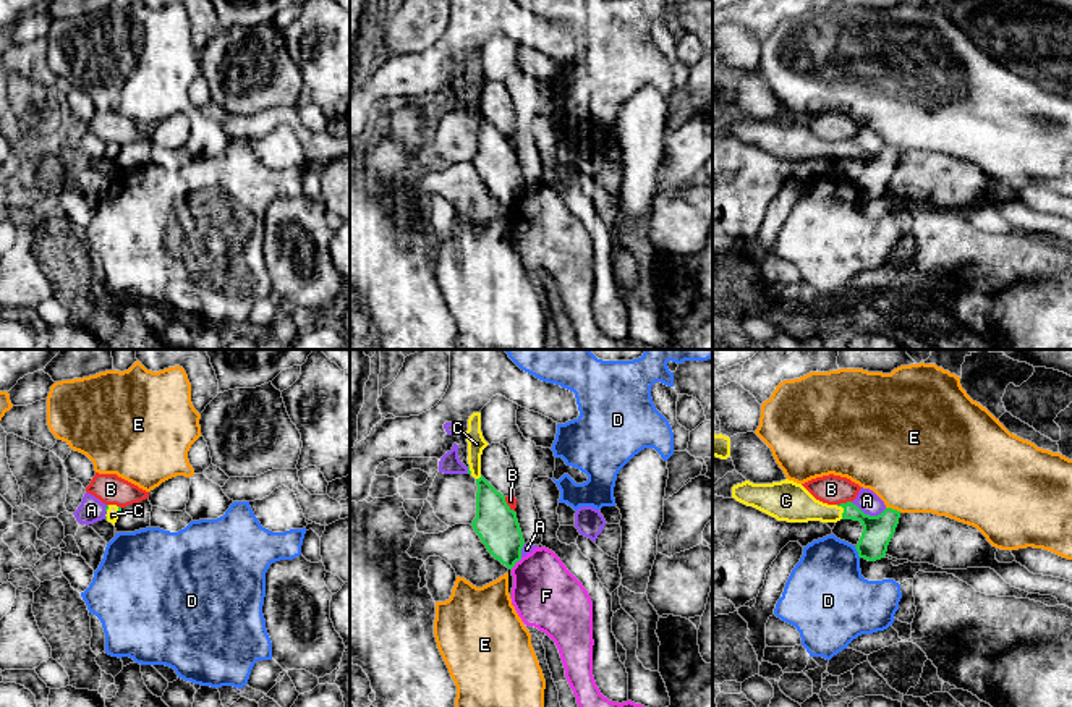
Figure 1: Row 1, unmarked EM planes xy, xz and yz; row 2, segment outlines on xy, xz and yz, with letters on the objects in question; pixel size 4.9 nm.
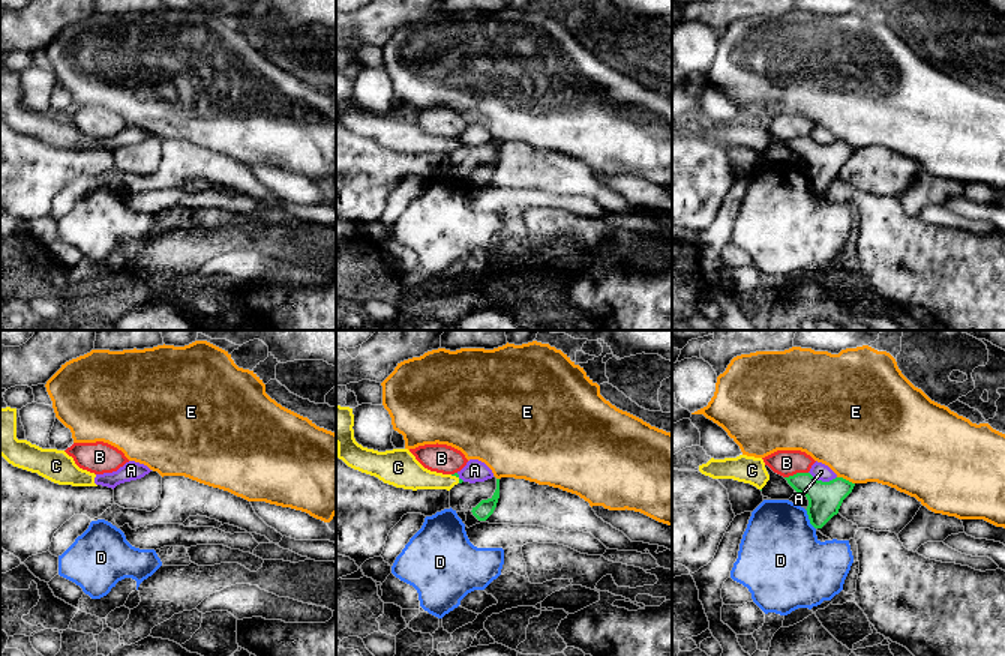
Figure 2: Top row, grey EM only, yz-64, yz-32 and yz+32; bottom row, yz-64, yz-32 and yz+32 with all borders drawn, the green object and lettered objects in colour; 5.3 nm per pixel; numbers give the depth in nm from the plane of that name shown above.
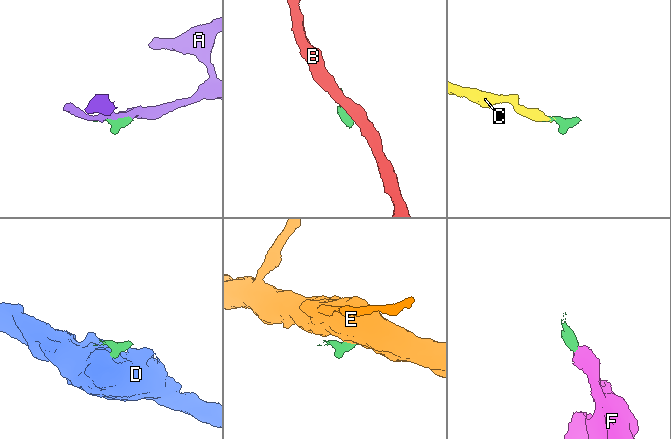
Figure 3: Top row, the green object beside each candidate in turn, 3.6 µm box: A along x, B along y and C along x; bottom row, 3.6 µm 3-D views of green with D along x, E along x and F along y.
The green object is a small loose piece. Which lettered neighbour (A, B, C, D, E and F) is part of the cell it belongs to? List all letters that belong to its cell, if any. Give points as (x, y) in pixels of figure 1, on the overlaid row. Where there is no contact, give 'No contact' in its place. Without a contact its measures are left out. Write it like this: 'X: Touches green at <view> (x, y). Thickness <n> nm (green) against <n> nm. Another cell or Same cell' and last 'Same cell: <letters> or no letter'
A: Touches green at yz (868, 515). Thickness 150 nm (green) against 110 nm. Another cell
B: Touches green at yz (844, 503). Thickness 150 nm (green) against 150 nm. Another cell
C: Touches green at yz (844, 510). Thickness 150 nm (green) against 180 nm. Same cell
D: Touches green at yz (857, 550). Thickness 150 nm (green) against 380 nm. Another cell
E: Touches green at yz (894, 510). Thickness 150 nm (green) against 480 nm. Another cell
F: Touches green at xz (515, 562). Thickness 200 nm (green) against 320 nm. Another cell
Same cell: C

